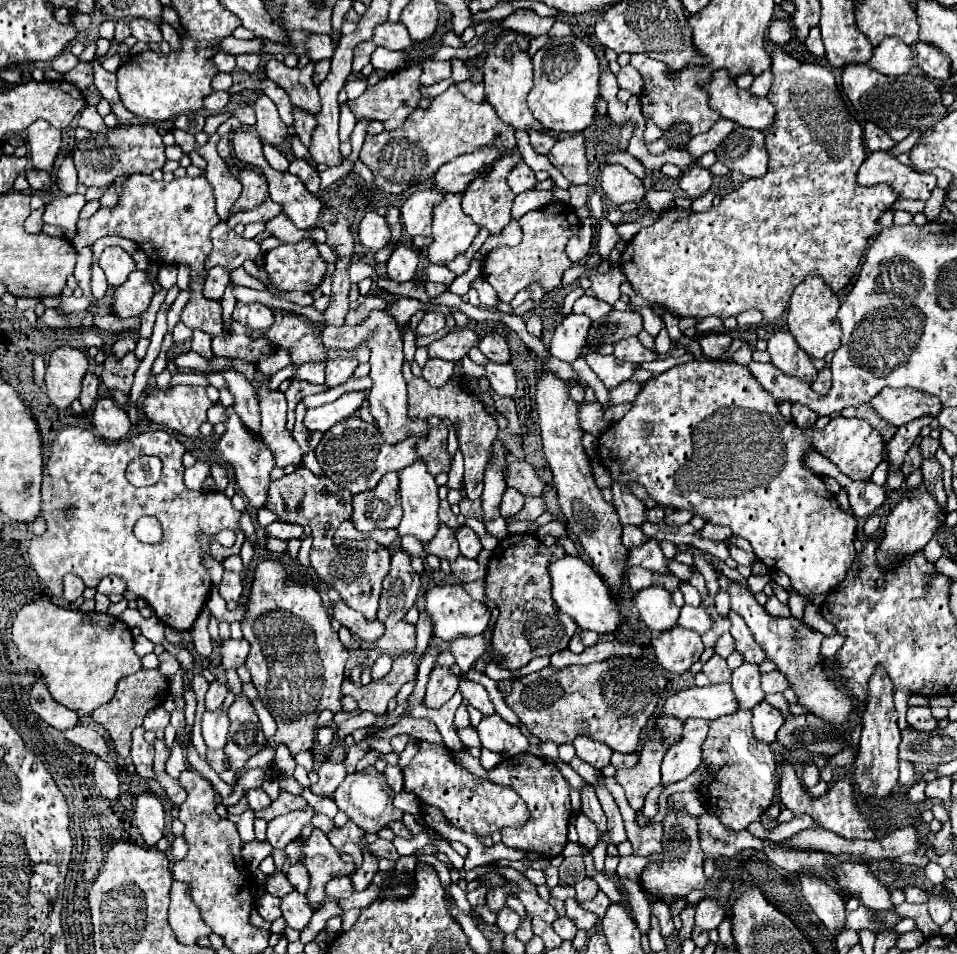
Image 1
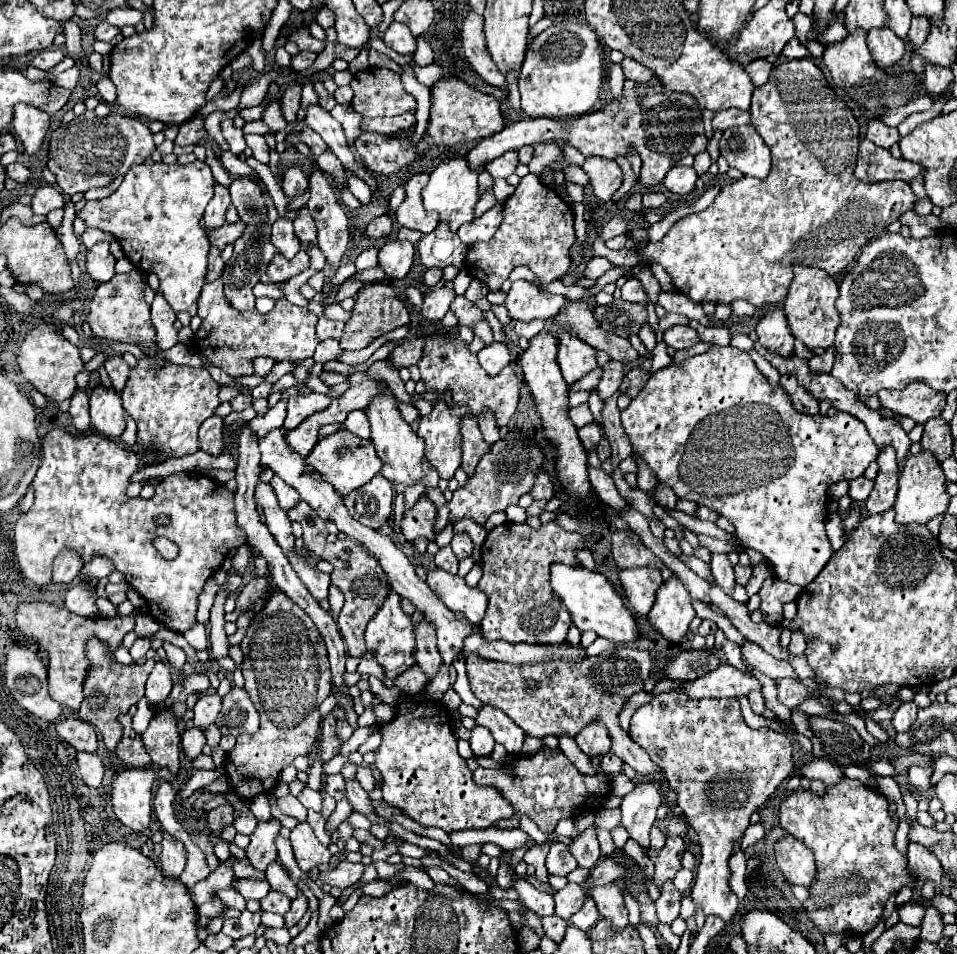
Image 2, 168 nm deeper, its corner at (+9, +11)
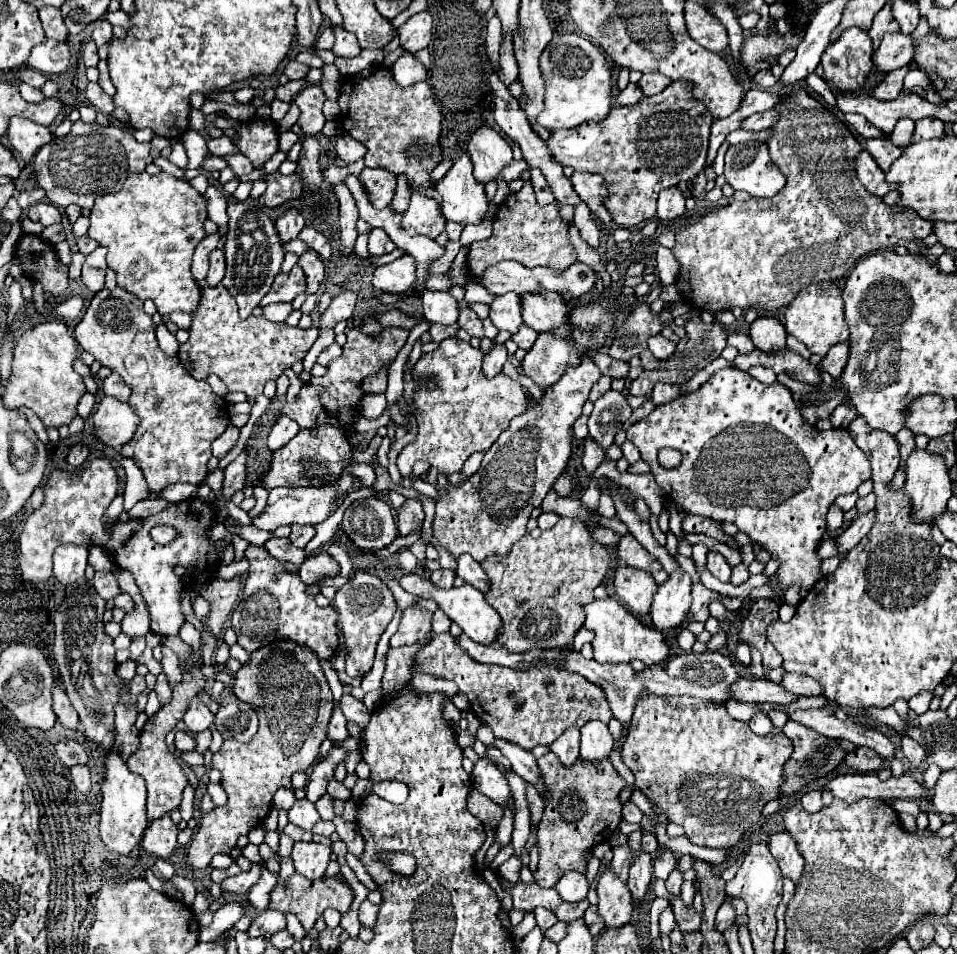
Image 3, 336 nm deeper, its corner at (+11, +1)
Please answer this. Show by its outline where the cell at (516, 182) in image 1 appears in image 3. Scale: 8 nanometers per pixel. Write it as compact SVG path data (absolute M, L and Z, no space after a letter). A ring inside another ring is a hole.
M489 127L477 129L467 149L473 161L473 175L481 183L497 179L501 169L513 161L513 151L507 141Z

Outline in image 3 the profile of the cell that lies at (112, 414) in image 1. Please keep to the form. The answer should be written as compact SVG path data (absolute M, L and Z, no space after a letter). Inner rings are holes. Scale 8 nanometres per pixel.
M103 397L93 413L93 427L95 435L105 445L119 449L133 437L137 427L137 415L127 403L113 397Z

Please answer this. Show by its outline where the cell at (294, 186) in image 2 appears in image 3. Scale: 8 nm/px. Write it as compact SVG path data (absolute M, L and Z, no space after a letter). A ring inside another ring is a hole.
M297 207L283 209L283 213L275 221L275 227L277 227L277 233L279 233L281 241L295 239L299 235L299 231L303 229L303 225L305 225L305 217L299 213Z

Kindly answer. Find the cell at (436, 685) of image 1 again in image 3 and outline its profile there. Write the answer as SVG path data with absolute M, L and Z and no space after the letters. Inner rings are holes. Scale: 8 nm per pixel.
M409 607L403 611L399 629L391 637L391 647L415 645L415 643L425 645L429 641L429 635L431 635L431 613L419 607Z

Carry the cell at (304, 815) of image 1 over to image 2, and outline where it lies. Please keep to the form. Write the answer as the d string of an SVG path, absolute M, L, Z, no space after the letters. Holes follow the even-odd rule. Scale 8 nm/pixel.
M271 819L267 823L259 823L257 829L251 835L251 843L245 847L245 855L251 861L255 869L267 869L273 861L277 861L277 847L275 837L281 829L281 823L277 819Z

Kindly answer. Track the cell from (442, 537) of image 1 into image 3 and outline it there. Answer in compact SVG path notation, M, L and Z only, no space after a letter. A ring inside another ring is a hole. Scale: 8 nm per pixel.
M407 499L407 503L397 511L397 529L401 537L407 537L409 533L421 529L425 519L423 503L419 499Z

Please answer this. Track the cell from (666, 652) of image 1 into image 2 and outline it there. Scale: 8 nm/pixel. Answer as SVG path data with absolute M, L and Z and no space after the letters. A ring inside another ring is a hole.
M679 577L667 579L655 593L655 603L649 611L651 625L671 643L677 643L689 629L695 617L691 595Z

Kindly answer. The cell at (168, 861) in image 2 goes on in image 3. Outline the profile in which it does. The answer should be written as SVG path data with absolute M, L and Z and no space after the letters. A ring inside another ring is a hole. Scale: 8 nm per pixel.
M169 815L155 819L143 833L143 847L145 851L153 853L155 857L169 859L177 847L177 825L171 821Z

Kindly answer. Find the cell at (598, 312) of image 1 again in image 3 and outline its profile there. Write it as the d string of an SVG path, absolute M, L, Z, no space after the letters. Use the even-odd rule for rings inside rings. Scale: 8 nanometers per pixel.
M505 293L493 299L493 303L489 305L491 313L489 319L493 321L493 325L497 329L505 329L509 333L517 333L523 317L521 317L521 295L519 293Z

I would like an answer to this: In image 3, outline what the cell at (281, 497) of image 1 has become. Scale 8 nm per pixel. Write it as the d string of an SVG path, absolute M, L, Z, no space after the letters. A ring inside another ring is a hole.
M355 569L351 579L337 589L333 607L339 613L339 631L341 631L341 643L345 645L345 673L349 677L363 677L371 665L373 665L373 655L379 637L387 629L393 613L397 611L395 597L385 585L385 581L377 575L371 575L365 569Z

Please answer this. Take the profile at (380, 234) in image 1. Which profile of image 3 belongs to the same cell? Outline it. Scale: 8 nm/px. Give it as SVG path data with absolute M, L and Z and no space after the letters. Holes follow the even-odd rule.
M373 229L369 235L369 253L371 255L383 255L391 253L395 249L393 241L389 241L389 235L383 233L383 229Z

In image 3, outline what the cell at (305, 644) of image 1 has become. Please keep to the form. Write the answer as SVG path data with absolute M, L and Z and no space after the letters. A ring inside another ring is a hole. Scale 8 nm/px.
M279 639L271 645L253 651L249 663L245 663L235 675L233 693L255 709L259 717L259 731L249 743L239 743L234 739L225 740L221 751L213 755L213 767L221 771L221 785L227 793L227 805L215 807L207 815L203 815L197 835L187 847L187 861L193 867L207 867L213 855L231 853L231 849L237 845L239 835L247 835L253 827L259 827L263 823L263 819L271 811L275 791L279 787L291 787L291 775L295 771L307 771L319 757L319 747L325 739L325 727L329 725L333 713L331 689L323 675L317 653L291 639Z

